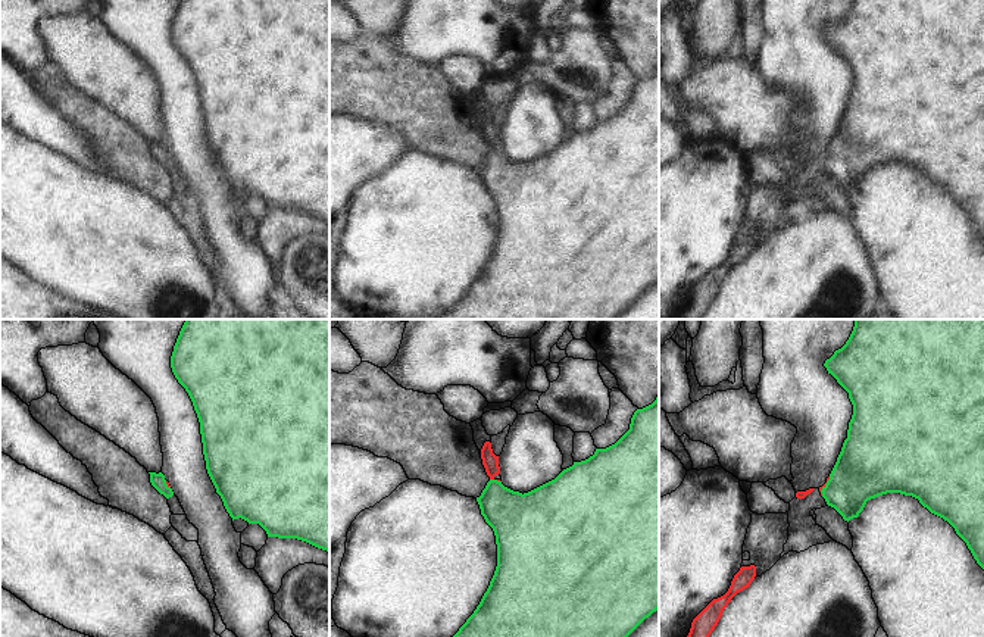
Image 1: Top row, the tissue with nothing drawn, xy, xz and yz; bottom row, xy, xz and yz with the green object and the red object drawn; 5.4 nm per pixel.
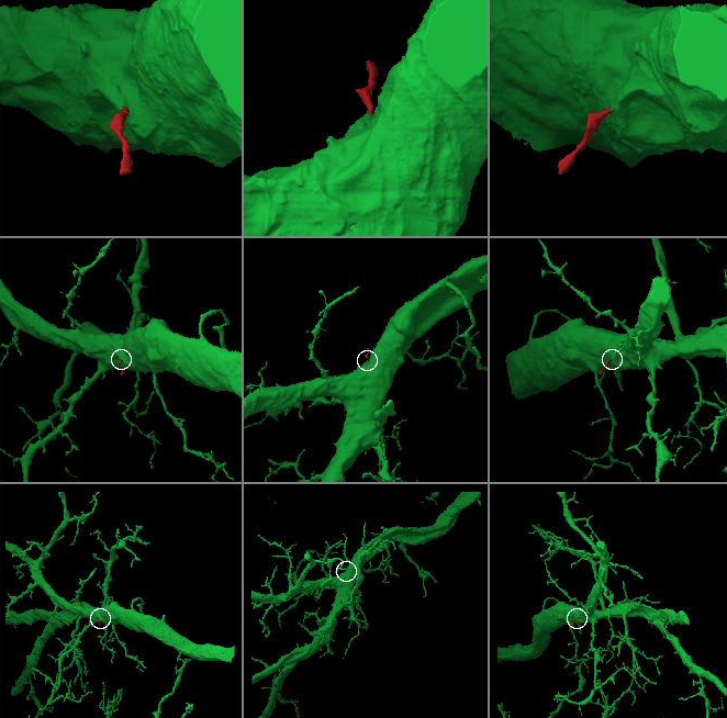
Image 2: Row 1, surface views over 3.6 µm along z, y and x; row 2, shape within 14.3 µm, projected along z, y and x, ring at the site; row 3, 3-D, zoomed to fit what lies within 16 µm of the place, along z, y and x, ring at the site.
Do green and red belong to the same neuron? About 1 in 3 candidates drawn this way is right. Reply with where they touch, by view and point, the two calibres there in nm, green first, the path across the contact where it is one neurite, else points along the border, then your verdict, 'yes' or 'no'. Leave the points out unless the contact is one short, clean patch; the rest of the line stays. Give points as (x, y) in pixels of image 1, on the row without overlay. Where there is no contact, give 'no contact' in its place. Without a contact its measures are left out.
meets green in yz at (825, 156); 340 nm thick on the green side, 20 nm on the other; runs through yz (867, 137), (847, 156), (825, 156), (825, 153); yes

